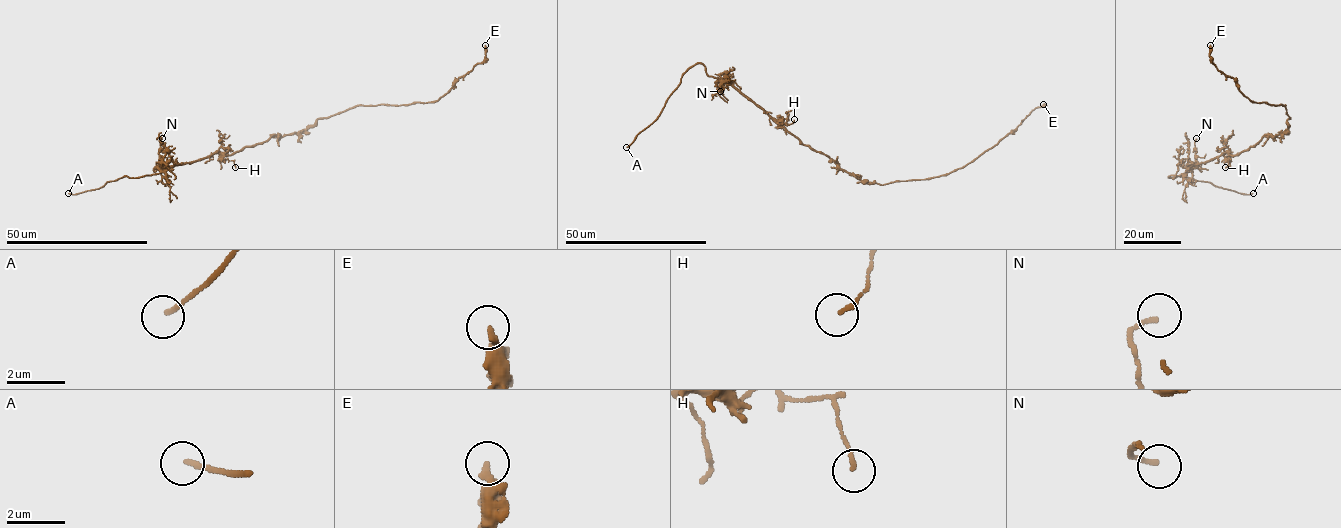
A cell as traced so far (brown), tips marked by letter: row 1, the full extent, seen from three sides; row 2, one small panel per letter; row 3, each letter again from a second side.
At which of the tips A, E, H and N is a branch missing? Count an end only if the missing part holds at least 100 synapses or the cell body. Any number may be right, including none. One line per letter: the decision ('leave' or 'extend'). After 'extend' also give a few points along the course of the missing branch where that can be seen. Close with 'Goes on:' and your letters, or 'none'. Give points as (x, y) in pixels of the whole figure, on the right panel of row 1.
A: extend; course (1253, 193), (1268, 194)
E: leave
H: leave
N: leave
Goes on: A

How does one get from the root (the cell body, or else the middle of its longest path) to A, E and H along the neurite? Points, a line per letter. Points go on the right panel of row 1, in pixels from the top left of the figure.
A: (1262, 138), (1238, 155), (1222, 153), (1191, 165), (1180, 175), (1169, 177), (1191, 177), (1238, 192), (1253, 193)
E: (1262, 138), (1288, 128), (1290, 118), (1285, 106), (1251, 101), (1236, 81), (1212, 63), (1210, 45)
H: (1262, 138), (1256, 145), (1231, 155), (1225, 167)

